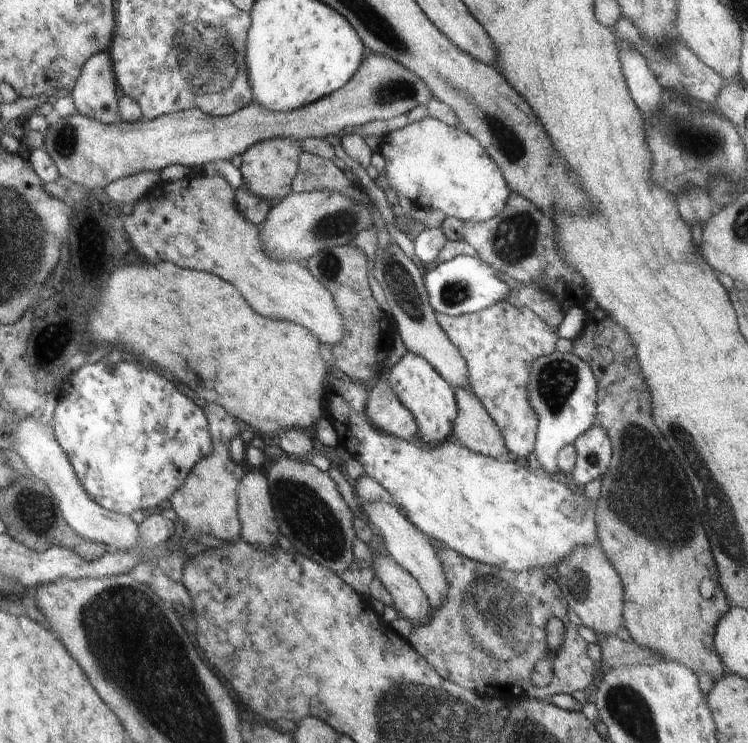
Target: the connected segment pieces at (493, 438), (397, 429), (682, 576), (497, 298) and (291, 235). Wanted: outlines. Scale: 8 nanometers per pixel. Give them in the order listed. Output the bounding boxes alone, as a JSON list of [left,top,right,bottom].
[[452,387,520,462],[365,376,417,441],[572,309,728,696],[423,255,514,317],[259,191,372,262]]

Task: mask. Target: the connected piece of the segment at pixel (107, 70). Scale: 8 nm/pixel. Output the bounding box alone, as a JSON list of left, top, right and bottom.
[69,51,122,125]

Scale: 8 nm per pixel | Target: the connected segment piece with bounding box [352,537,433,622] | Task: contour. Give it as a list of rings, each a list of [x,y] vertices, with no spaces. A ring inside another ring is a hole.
[[[358,537],[353,540],[352,550],[356,563],[370,565],[376,571],[376,578],[390,593],[393,608],[398,614],[414,622],[432,614],[430,601],[416,579],[392,557],[375,554],[370,546]]]

